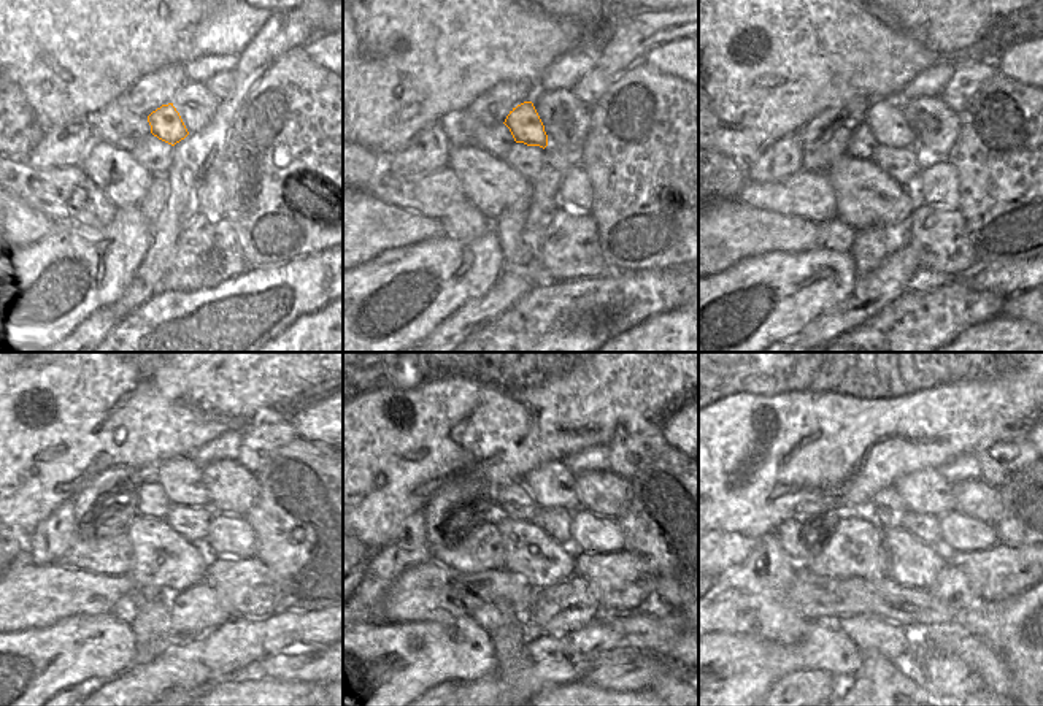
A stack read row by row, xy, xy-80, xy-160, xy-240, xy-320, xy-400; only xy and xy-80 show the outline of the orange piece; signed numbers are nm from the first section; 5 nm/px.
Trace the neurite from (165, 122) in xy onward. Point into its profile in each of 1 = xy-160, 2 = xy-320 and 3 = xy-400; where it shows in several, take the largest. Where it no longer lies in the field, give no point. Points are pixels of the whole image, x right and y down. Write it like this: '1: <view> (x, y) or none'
1: xy-160 (883, 116)
2: xy-320 (551, 484)
3: xy-400 (926, 492)

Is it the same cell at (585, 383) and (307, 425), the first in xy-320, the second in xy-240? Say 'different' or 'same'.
different

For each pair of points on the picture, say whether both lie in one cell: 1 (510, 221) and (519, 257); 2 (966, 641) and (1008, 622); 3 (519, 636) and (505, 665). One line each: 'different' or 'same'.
1: same
2: different
3: same

